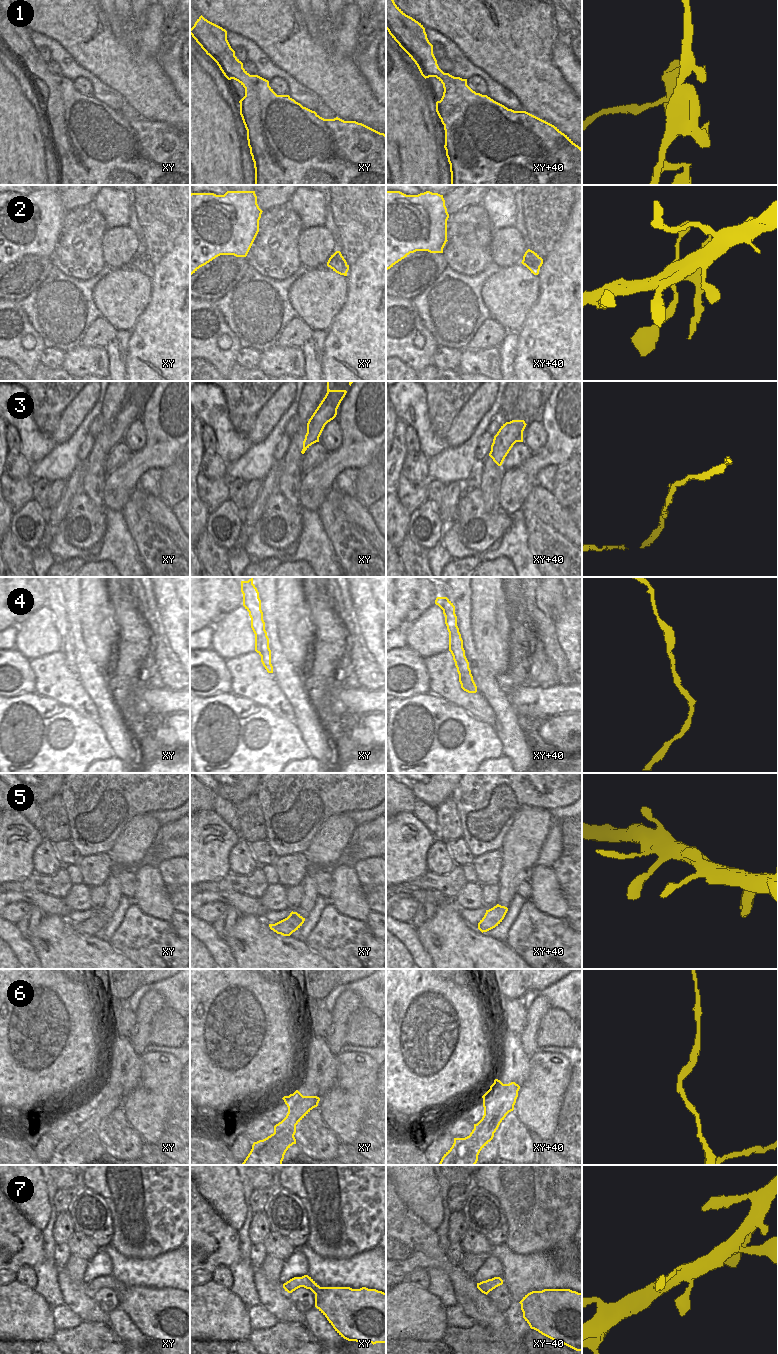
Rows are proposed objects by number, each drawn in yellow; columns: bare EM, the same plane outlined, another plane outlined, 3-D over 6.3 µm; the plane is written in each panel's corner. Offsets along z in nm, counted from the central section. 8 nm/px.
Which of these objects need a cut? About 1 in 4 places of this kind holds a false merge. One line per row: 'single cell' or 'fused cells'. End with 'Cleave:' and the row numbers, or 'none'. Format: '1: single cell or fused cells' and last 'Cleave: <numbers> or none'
1: fused cells
2: fused cells
3: single cell
4: single cell
5: single cell
6: single cell
7: single cell
Cleave: 1, 2

